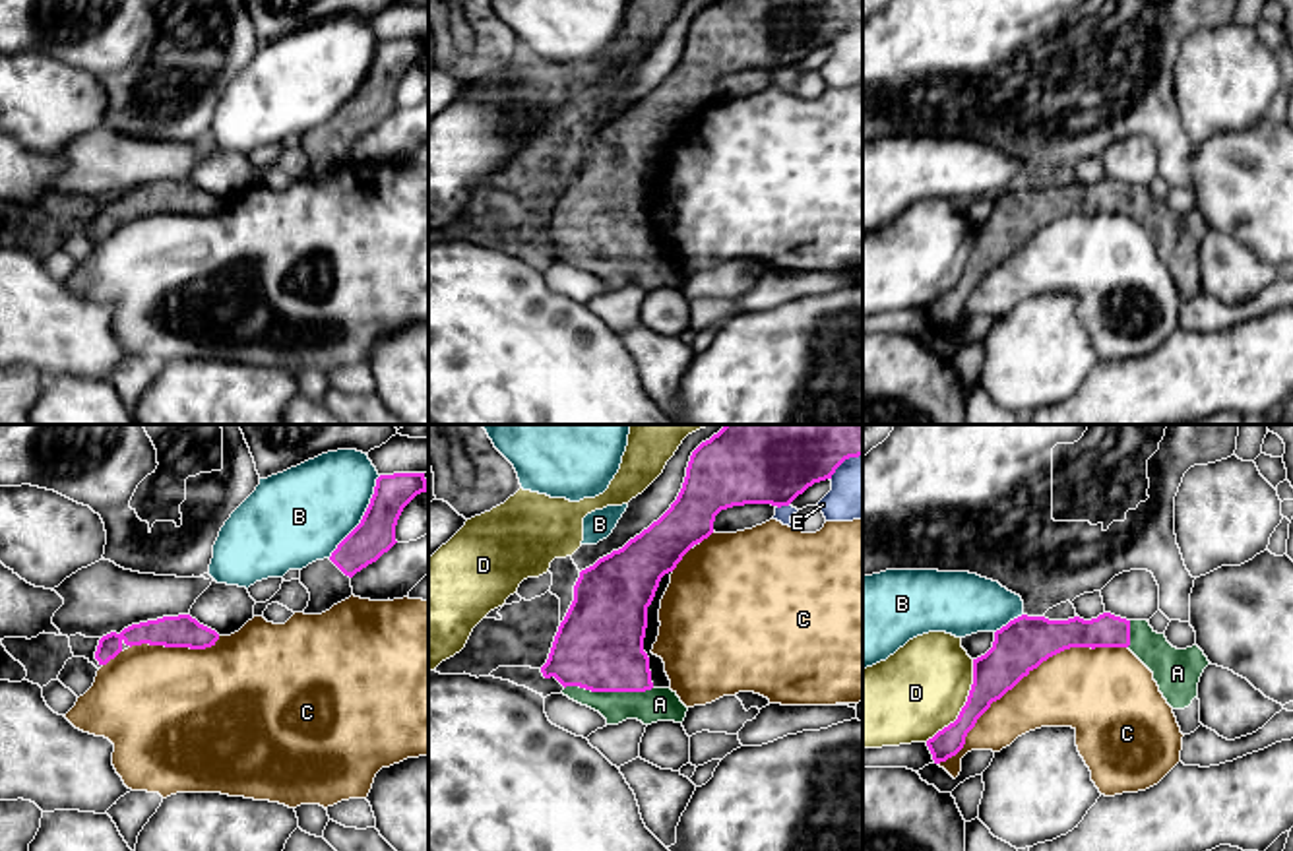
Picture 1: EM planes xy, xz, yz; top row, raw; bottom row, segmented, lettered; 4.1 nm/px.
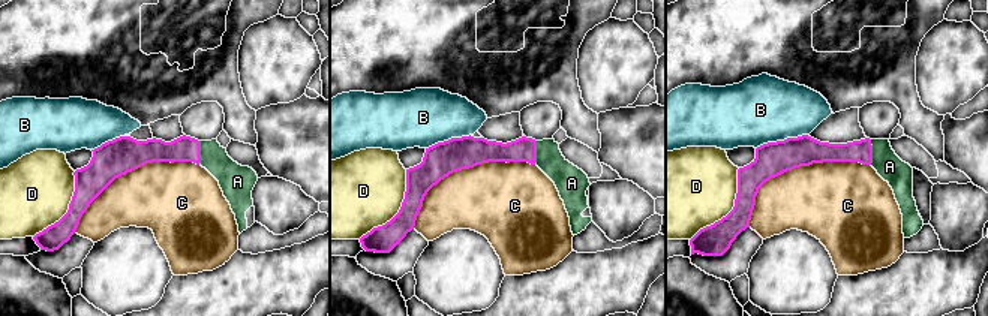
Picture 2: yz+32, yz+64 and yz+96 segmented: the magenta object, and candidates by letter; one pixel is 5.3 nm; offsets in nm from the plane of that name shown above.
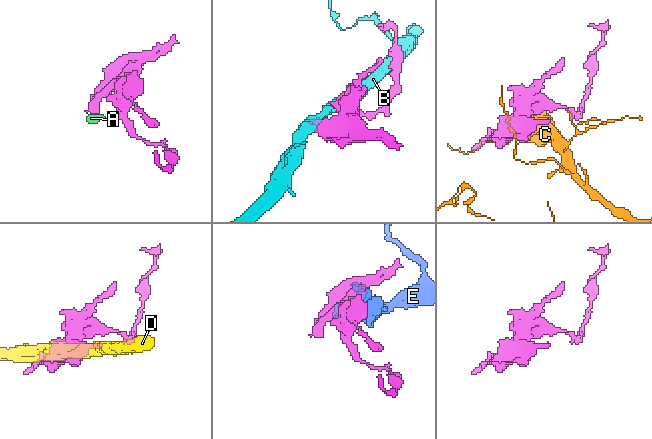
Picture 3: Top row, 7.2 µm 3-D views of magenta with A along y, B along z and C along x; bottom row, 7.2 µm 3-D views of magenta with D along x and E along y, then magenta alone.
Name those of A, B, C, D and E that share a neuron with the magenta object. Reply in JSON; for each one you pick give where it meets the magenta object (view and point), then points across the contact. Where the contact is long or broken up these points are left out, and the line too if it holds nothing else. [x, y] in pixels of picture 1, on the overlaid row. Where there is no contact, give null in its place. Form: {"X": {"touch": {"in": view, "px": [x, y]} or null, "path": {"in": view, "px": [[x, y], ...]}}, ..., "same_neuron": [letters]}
{"A": {"touch": {"in": "xz", "px": [609, 691]}, "path": {"in": "xz", "px": [[599, 644], [609, 691], [660, 704]]}}, "same_neuron": ["A"]}

